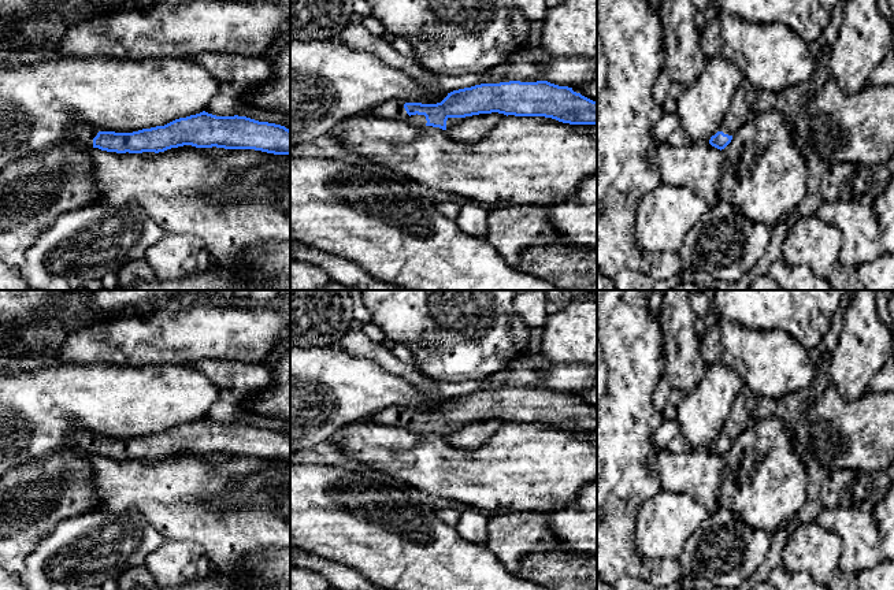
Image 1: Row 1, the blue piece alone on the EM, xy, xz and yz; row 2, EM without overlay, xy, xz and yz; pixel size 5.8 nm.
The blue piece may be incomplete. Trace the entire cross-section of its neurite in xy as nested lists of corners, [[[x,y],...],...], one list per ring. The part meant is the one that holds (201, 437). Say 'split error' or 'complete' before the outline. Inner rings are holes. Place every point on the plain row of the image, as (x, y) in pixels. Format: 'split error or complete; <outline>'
split error; [[[205,418],[133,439],[99,438],[86,431],[73,434],[71,439],[75,448],[86,453],[116,460],[159,460],[192,452],[290,461],[290,437],[285,433],[238,422],[216,423]]]

